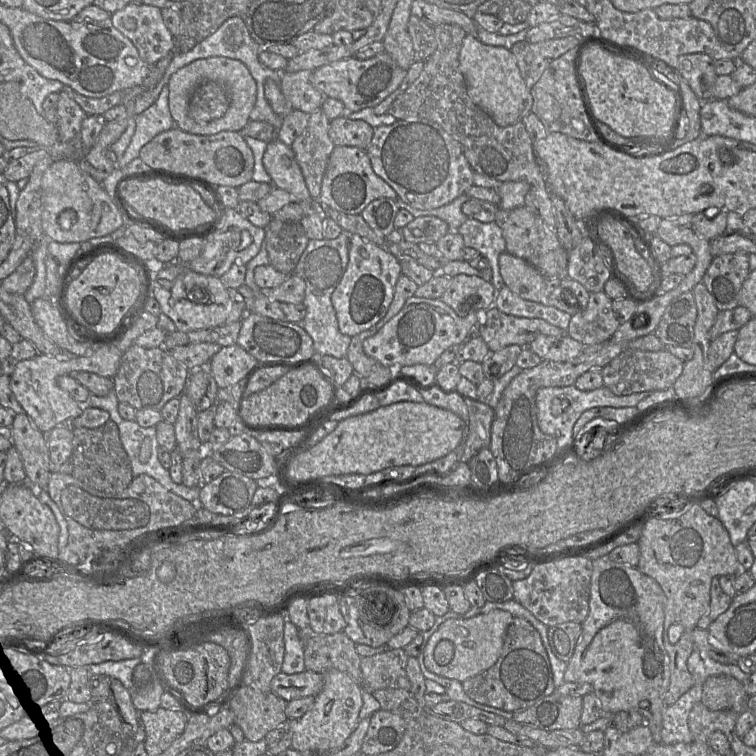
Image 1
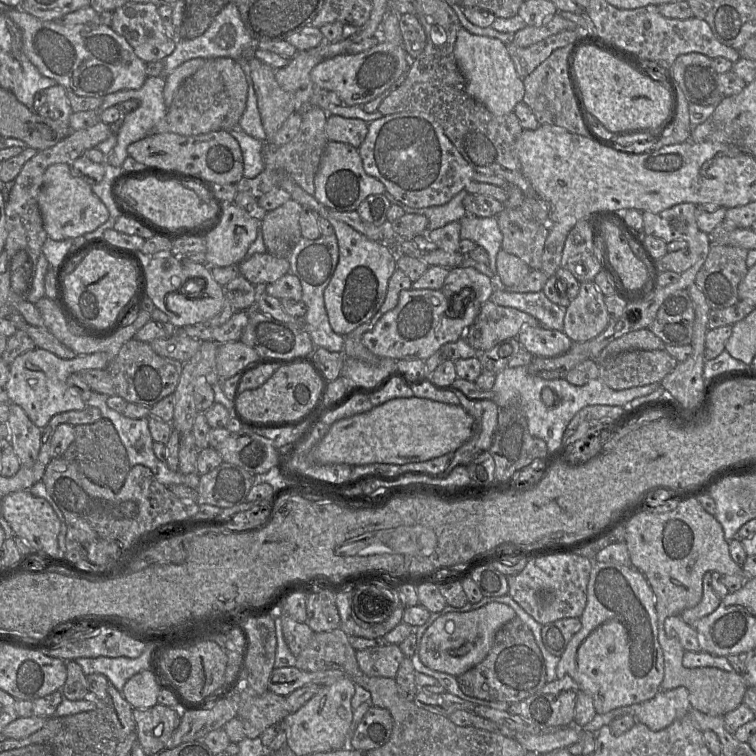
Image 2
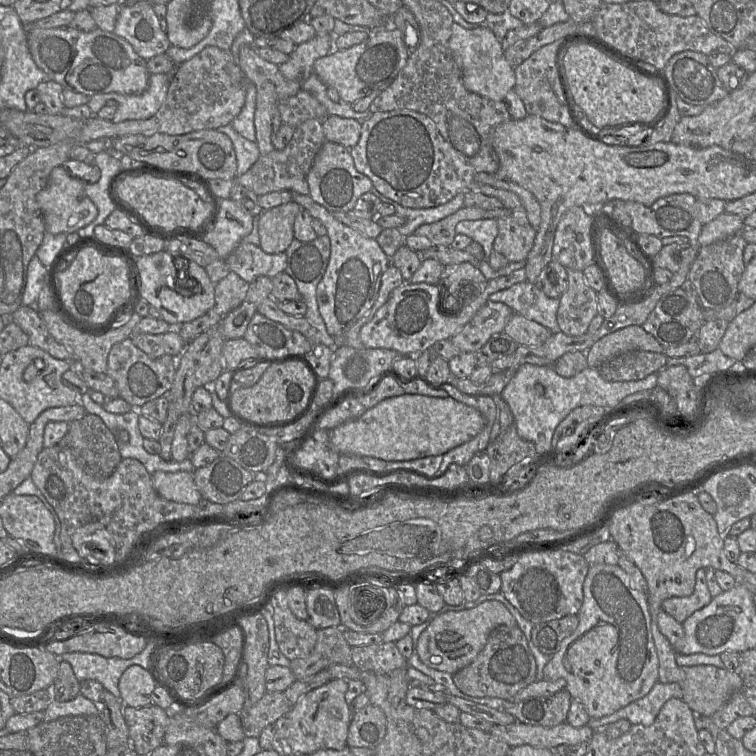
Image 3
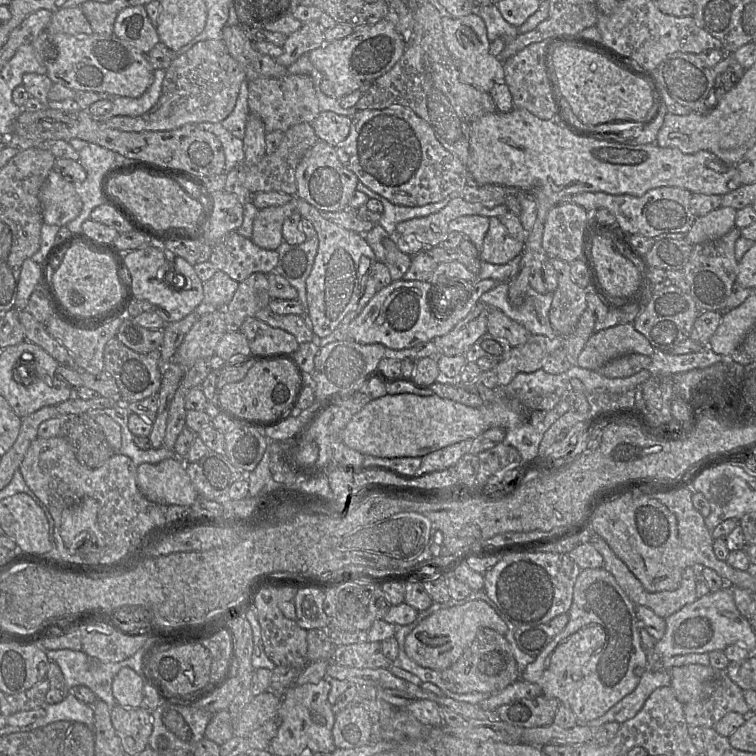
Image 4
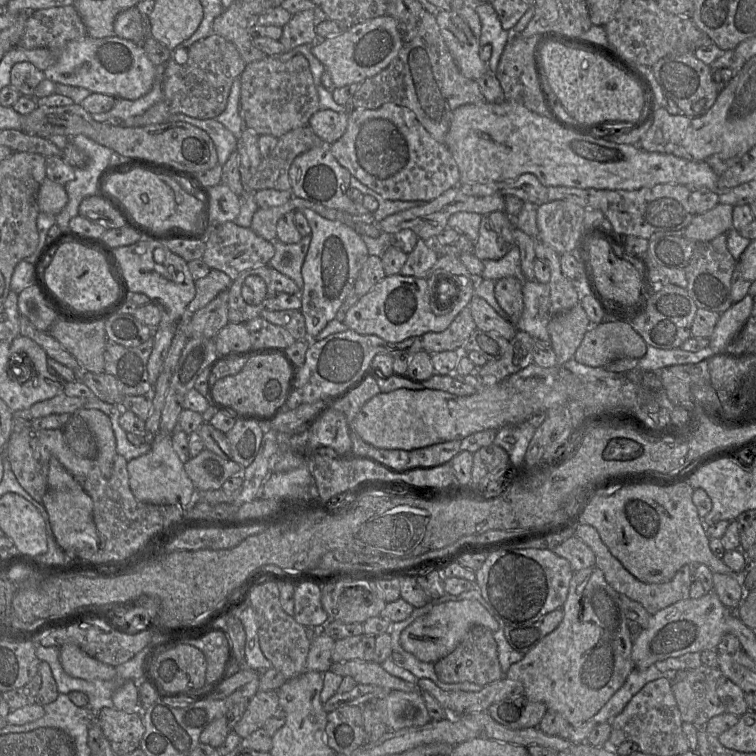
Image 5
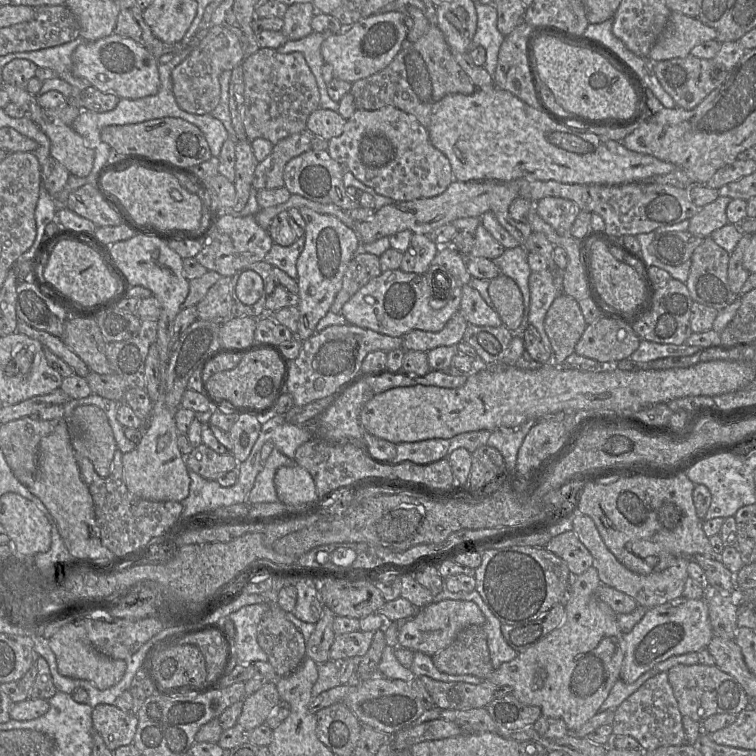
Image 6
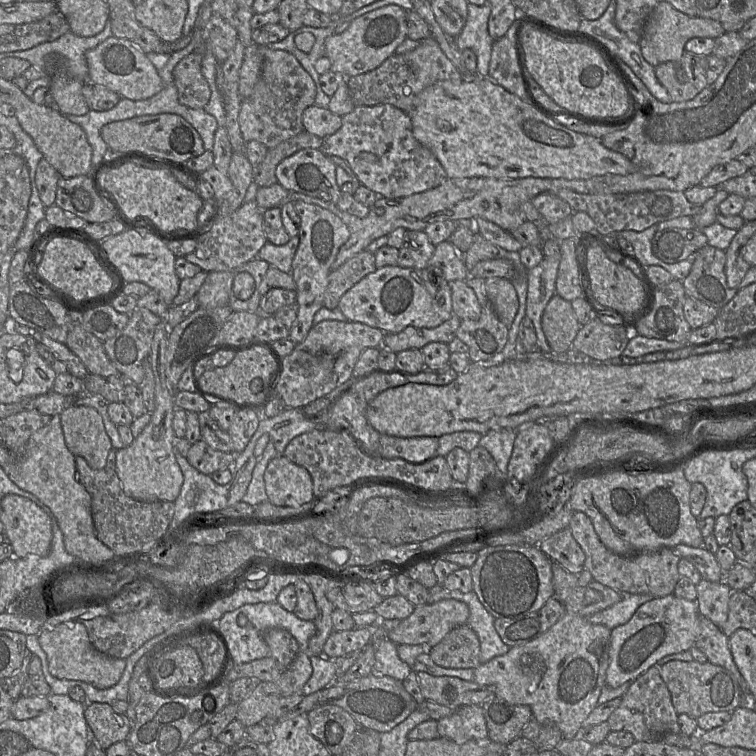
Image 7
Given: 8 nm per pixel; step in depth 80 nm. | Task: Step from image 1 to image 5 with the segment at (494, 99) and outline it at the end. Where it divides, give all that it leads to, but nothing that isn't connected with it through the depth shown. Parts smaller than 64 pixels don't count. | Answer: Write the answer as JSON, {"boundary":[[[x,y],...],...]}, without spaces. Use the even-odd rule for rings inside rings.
{"boundary":[[[464,5],[462,8],[454,11],[441,10],[436,15],[436,20],[441,32],[441,36],[457,64],[460,72],[471,80],[477,80],[481,76],[489,72],[488,62],[480,59],[479,51],[481,21],[474,5]]]}

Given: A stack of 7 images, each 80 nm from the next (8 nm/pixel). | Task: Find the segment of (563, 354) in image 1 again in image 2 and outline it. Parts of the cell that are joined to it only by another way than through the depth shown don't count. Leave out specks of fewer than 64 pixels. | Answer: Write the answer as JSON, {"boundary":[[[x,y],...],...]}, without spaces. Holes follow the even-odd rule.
{"boundary":[[[541,326],[522,327],[516,338],[534,356],[545,358],[568,352],[573,343],[564,332]]]}

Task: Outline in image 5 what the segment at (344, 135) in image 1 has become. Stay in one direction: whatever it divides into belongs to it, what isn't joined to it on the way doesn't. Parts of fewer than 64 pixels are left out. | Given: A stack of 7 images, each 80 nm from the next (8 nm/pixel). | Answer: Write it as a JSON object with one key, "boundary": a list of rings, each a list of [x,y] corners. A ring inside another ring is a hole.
{"boundary":[[[319,109],[310,117],[308,125],[319,138],[332,144],[344,135],[348,126],[348,113]]]}

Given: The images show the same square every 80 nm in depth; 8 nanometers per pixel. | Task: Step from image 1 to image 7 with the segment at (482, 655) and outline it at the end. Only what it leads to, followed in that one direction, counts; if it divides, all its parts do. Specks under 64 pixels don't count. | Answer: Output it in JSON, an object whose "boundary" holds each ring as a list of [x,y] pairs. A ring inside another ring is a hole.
{"boundary":[[[455,599],[441,600],[432,604],[422,604],[415,606],[410,616],[401,620],[398,627],[390,631],[387,635],[381,625],[372,627],[371,644],[377,650],[381,643],[387,638],[397,645],[427,645],[431,648],[438,644],[452,629],[466,624],[470,615],[469,607],[466,603]]]}

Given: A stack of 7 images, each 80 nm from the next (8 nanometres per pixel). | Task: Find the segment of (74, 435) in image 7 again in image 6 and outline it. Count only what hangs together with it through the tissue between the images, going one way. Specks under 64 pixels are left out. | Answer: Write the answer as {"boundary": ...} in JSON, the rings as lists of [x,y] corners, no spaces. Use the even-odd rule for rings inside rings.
{"boundary":[[[82,405],[66,421],[75,454],[88,458],[97,474],[107,478],[117,445],[105,412],[94,405]]]}

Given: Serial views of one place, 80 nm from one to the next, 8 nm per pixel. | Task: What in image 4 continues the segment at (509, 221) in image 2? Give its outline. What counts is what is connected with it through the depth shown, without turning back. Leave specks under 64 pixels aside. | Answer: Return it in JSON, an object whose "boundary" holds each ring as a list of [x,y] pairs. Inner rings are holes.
{"boundary":[[[490,217],[489,229],[485,235],[478,257],[481,261],[505,264],[522,253],[524,240],[512,236],[498,217]]]}

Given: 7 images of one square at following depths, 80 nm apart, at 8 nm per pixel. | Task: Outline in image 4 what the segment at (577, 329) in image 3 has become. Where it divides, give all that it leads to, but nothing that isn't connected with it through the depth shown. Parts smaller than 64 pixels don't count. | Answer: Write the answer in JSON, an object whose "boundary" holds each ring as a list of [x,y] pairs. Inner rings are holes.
{"boundary":[[[547,258],[555,268],[558,286],[552,293],[549,320],[560,336],[568,336],[575,330],[582,313],[587,309],[586,296],[590,289],[577,285],[570,276],[570,263],[557,258]]]}

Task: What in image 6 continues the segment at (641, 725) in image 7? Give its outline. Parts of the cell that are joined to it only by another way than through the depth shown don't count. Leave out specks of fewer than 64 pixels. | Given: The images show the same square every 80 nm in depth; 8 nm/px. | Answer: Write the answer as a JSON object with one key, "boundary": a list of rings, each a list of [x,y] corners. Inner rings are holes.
{"boundary":[[[659,672],[645,681],[638,690],[624,700],[614,711],[612,722],[613,735],[635,738],[644,751],[651,751],[662,746],[677,746],[687,743],[673,689],[667,672]]]}

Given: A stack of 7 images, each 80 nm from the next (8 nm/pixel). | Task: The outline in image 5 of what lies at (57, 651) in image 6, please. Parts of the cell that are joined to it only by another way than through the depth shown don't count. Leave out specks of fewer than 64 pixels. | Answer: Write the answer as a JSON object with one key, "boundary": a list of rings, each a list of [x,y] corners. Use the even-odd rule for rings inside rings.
{"boundary":[[[75,644],[61,645],[59,652],[62,668],[72,677],[84,680],[111,680],[116,674],[114,666],[89,656]]]}

